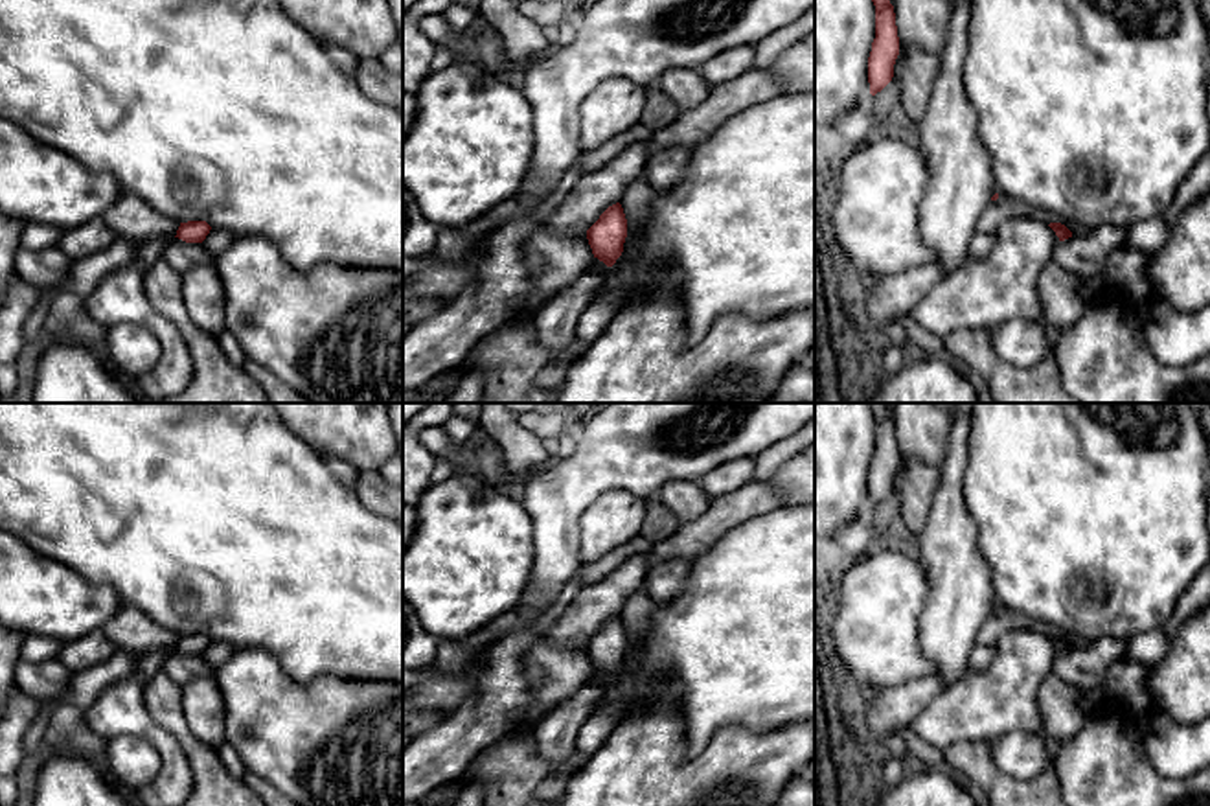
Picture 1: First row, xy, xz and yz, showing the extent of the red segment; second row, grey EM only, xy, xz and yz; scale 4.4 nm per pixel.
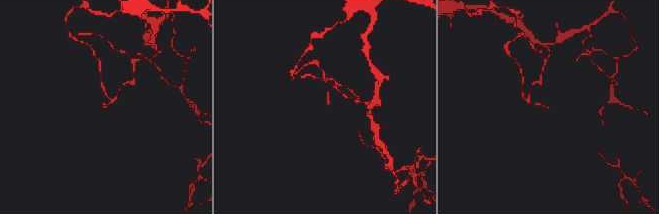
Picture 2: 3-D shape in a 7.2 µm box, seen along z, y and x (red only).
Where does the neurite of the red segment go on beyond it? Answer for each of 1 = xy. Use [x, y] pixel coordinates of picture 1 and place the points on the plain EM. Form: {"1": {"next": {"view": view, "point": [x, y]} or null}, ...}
{"1": {"next": null}}

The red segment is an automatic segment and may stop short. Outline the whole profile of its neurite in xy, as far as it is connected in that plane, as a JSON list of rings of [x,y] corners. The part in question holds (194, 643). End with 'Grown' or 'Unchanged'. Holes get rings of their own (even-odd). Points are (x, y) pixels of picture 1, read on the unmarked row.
[[[188,633],[180,635],[175,650],[186,655],[202,655],[210,642],[211,639],[206,633]]]. Unchanged

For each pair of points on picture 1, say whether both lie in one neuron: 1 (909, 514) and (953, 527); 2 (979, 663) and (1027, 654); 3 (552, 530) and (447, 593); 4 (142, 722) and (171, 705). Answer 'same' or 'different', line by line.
1: different
2: different
3: different
4: different

